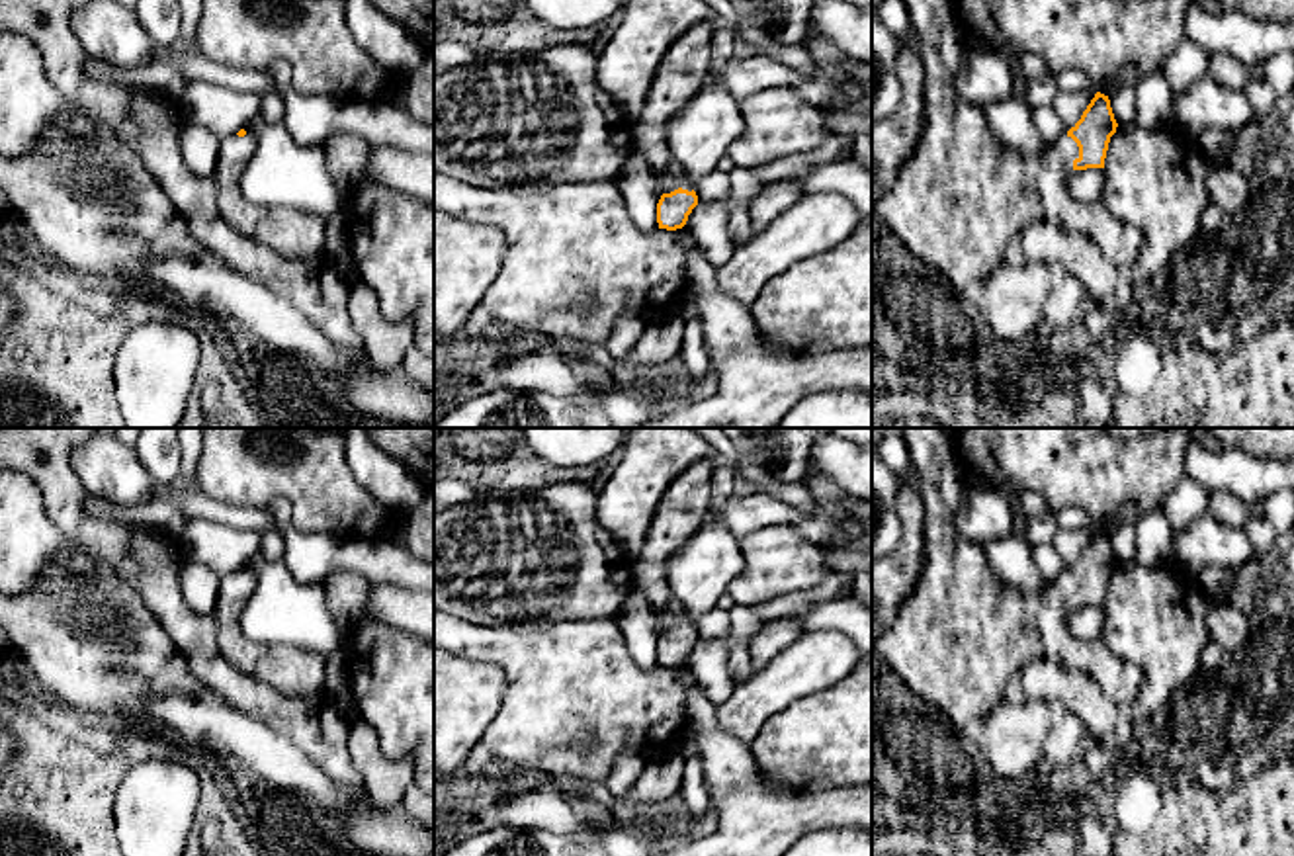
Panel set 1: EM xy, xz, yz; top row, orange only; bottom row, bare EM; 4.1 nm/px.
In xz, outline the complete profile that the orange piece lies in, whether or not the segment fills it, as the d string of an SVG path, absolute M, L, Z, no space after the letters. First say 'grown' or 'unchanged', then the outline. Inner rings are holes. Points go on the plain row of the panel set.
grown; M698 461L686 467L663 494L639 555L627 561L631 584L645 592L663 614L663 631L657 641L659 666L676 668L698 643L690 620L667 608L672 596L667 580L667 563L706 524L713 498L713 465Z

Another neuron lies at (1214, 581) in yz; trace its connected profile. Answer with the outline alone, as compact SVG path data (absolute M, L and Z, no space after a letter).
M1206 567L1196 577L1196 582L1208 596L1222 596L1226 600L1229 600L1235 580L1237 580L1237 571L1222 567Z

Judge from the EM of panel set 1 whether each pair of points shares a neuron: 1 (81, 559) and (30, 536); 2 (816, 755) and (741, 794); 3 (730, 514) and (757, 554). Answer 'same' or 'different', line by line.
1: same
2: different
3: different

